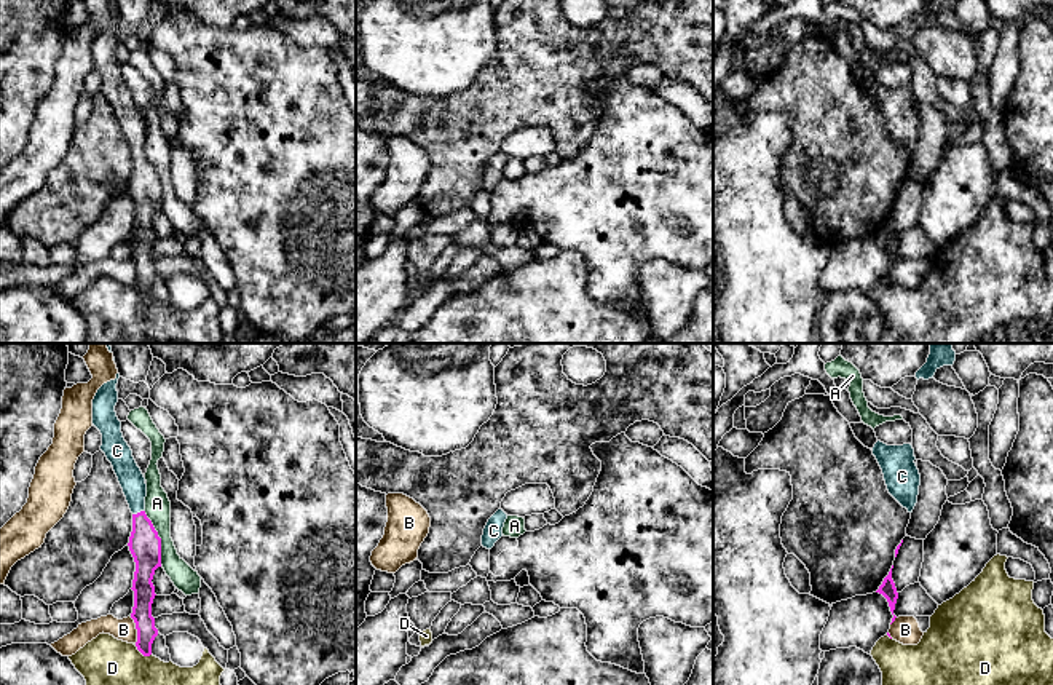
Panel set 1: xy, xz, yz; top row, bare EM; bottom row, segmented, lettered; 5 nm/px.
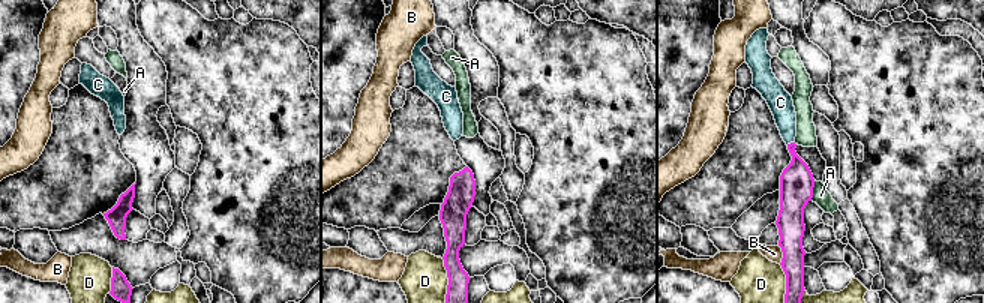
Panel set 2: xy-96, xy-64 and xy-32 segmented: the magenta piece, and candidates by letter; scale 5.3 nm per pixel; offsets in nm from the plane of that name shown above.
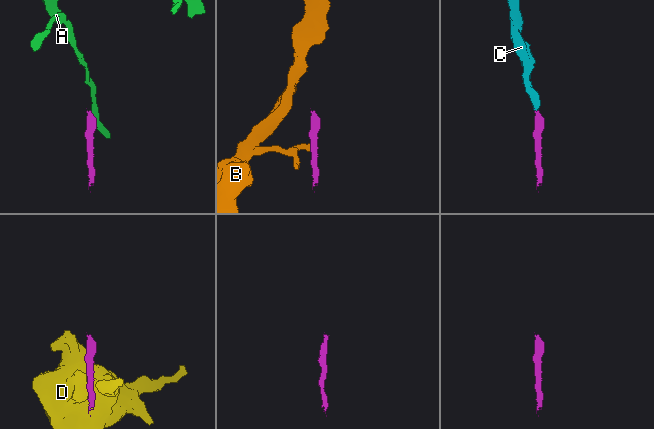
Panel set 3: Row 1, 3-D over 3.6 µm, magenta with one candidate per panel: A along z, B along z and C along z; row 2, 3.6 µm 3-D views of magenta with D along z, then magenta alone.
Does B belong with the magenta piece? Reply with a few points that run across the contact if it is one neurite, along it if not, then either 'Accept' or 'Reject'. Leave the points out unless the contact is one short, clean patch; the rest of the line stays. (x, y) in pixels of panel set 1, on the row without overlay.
Line: xy (130, 259), (136, 269), (136, 286). Reject

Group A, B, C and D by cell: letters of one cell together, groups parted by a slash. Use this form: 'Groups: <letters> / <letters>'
Groups: A / B / C / D

